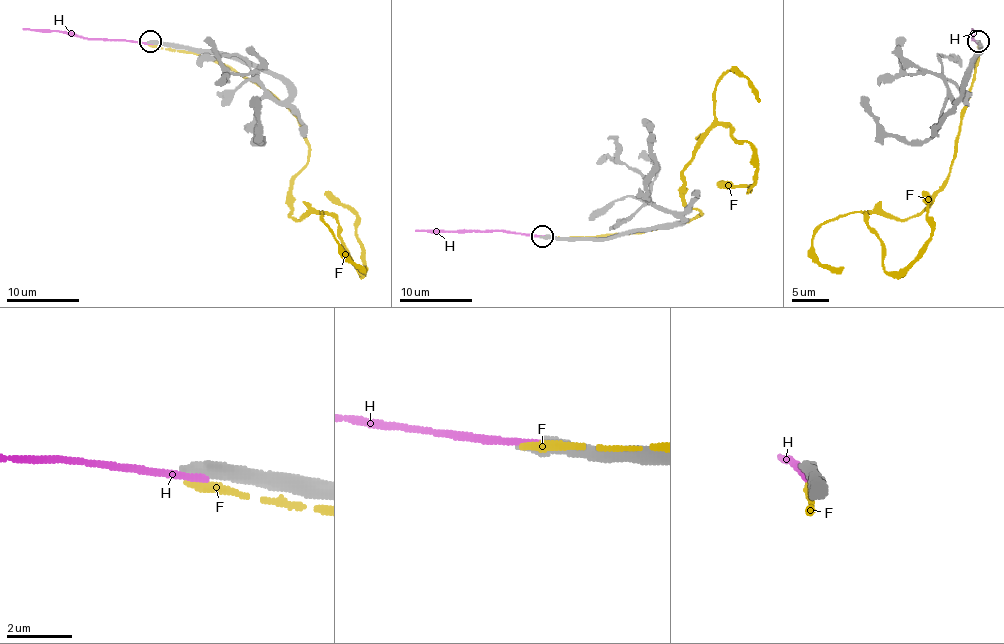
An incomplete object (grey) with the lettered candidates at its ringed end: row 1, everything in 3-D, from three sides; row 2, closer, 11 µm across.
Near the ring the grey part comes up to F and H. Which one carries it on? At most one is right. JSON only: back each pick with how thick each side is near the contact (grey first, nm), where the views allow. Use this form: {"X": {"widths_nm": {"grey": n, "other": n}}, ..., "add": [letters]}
{"add": []}

